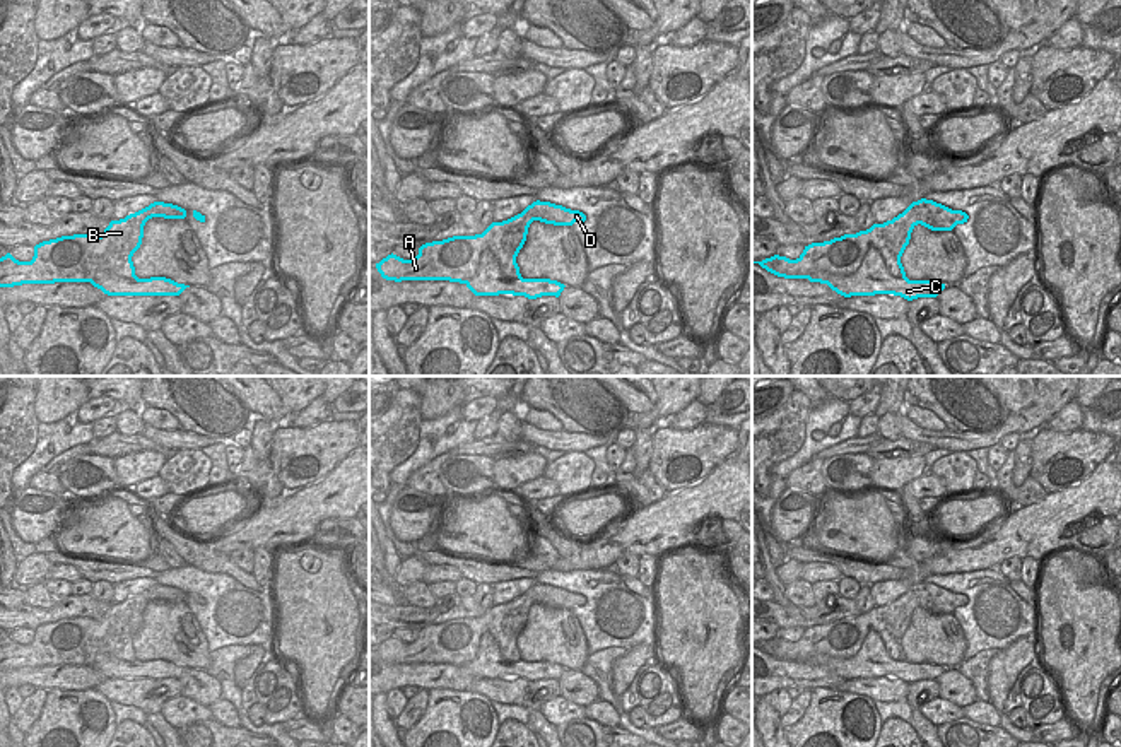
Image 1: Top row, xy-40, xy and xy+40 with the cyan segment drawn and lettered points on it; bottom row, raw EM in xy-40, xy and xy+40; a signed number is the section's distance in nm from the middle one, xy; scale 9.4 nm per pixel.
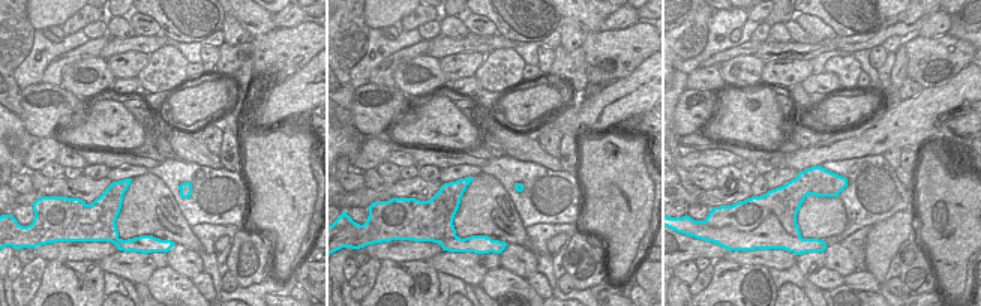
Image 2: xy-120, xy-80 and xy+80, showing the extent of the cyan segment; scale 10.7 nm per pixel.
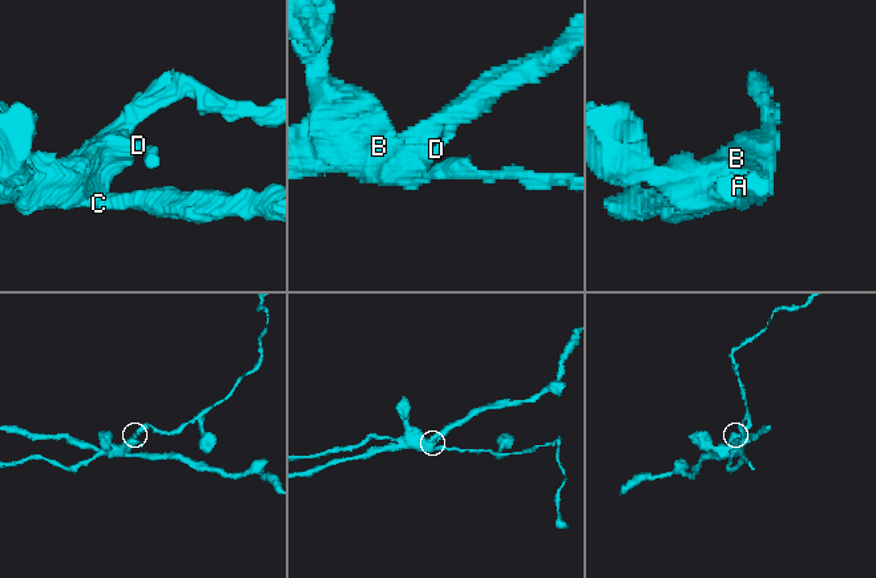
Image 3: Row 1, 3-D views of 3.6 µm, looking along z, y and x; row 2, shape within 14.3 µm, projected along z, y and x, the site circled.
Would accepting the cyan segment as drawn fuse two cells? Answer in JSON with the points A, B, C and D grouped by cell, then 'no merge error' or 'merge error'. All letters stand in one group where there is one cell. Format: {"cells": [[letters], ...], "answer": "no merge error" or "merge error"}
{"cells": [["A", "B", "D"], ["C"]], "answer": "merge error"}

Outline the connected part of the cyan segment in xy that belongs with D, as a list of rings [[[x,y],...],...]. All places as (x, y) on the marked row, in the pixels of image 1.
[[[533,202],[521,214],[492,222],[482,234],[453,236],[443,241],[426,243],[414,260],[388,255],[376,263],[378,272],[386,280],[470,280],[480,263],[484,250],[490,250],[499,262],[504,277],[519,279],[516,256],[523,248],[528,227],[533,221],[554,226],[583,224],[586,215],[550,202]]]

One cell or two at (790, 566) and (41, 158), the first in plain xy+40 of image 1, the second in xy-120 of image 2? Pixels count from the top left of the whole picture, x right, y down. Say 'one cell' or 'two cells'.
one cell

